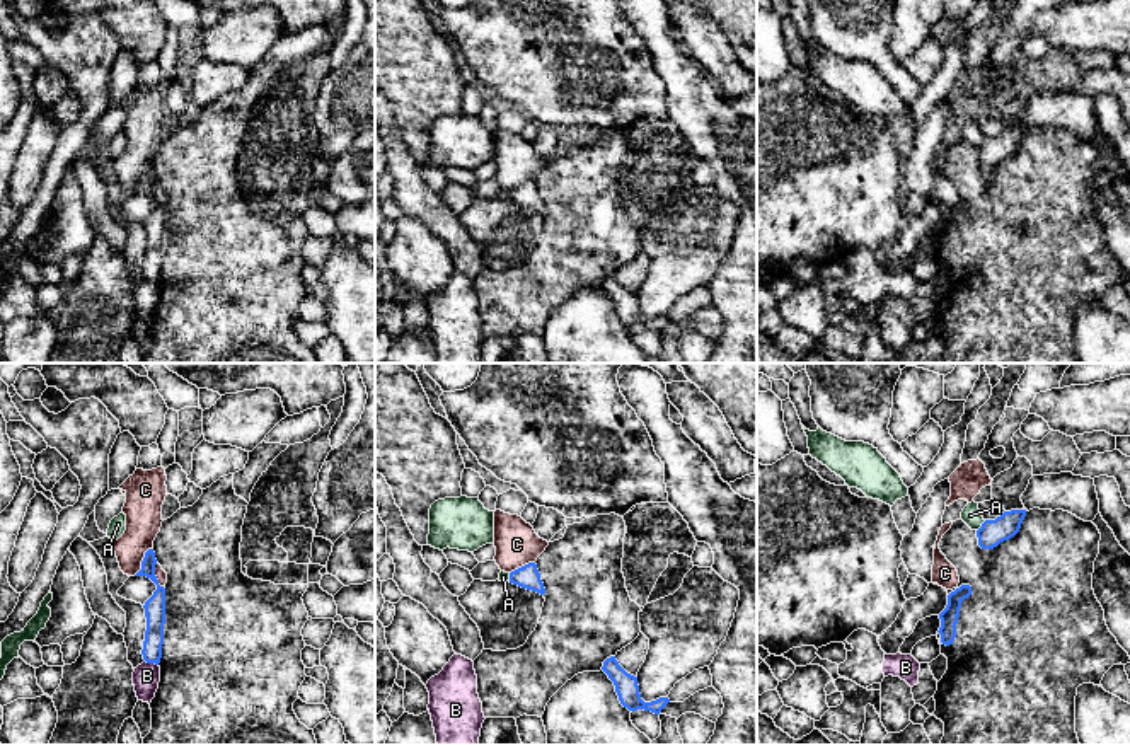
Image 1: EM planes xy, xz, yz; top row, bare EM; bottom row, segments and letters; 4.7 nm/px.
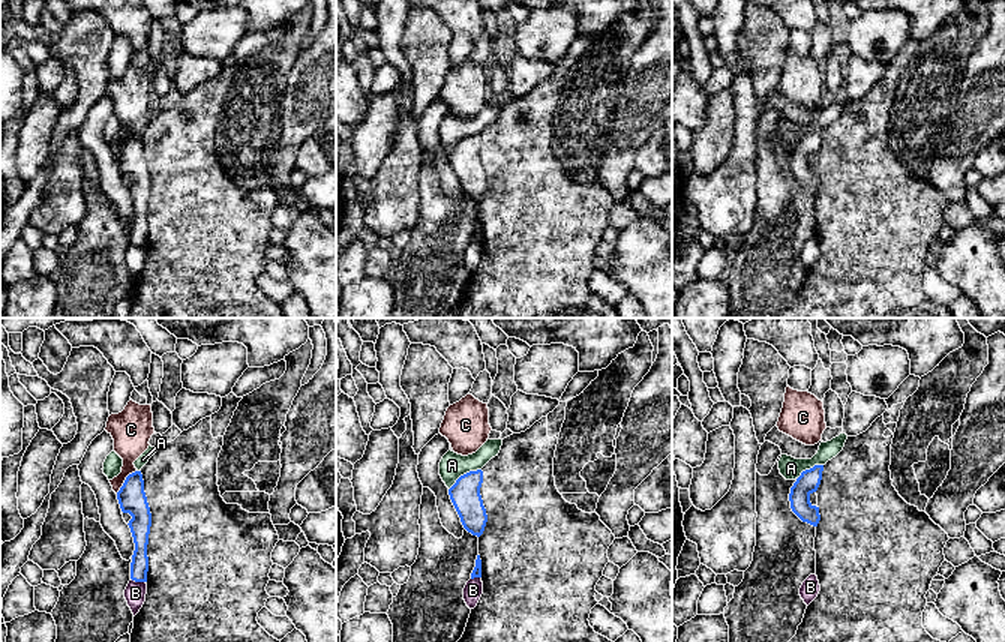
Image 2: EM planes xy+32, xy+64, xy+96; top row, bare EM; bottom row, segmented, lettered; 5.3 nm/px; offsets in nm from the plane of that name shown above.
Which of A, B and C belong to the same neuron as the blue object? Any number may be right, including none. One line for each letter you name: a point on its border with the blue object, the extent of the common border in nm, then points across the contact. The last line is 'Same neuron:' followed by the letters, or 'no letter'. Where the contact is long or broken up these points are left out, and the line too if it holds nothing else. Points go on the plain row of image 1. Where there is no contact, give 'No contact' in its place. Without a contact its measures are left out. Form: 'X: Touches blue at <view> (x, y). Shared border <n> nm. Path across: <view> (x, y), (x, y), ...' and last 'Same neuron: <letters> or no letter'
Same neuron: no letter

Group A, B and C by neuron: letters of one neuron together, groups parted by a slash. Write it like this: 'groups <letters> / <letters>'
groups A / B / C

